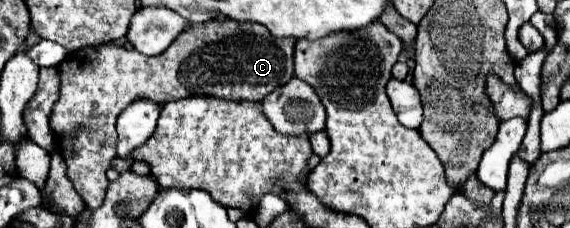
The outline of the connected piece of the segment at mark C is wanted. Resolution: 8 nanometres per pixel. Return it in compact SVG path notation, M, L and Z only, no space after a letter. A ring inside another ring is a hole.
M210 19L206 23L192 23L174 39L174 43L164 53L156 57L146 57L136 49L126 51L126 47L118 47L114 43L68 53L66 59L60 63L60 99L52 109L50 127L58 135L58 151L64 155L68 177L78 195L90 209L98 209L102 205L110 183L106 171L112 169L112 161L118 157L114 145L118 139L116 119L130 101L152 99L158 103L168 103L194 95L208 95L224 101L262 101L268 93L294 77L294 45L296 39L272 37L272 33L258 23Z

